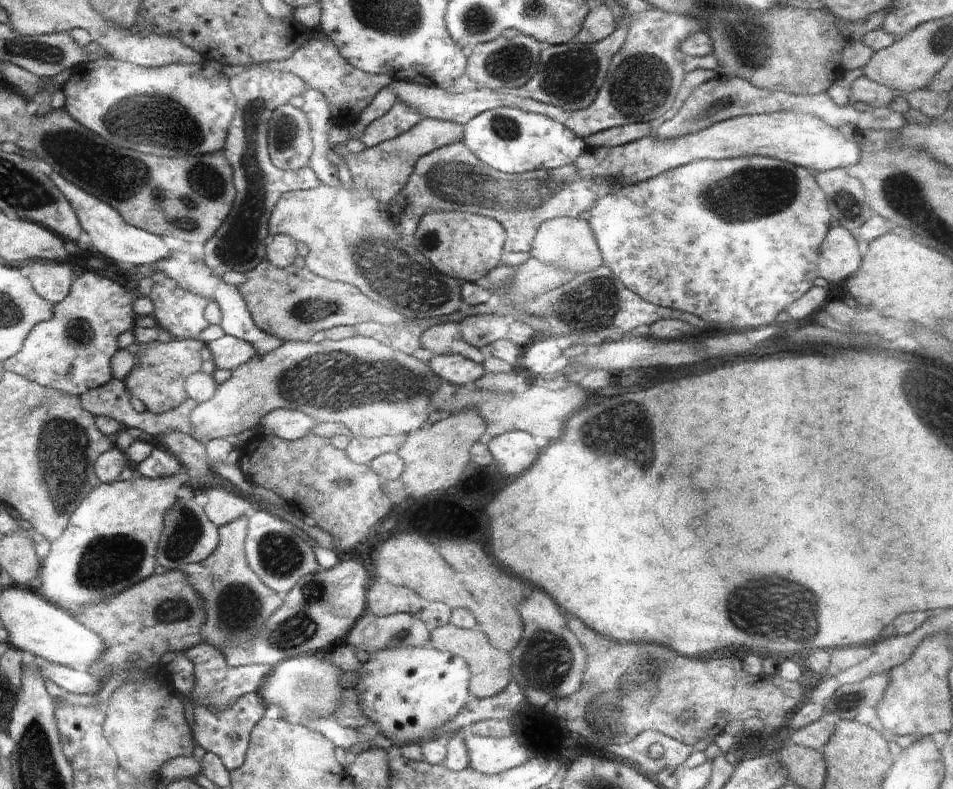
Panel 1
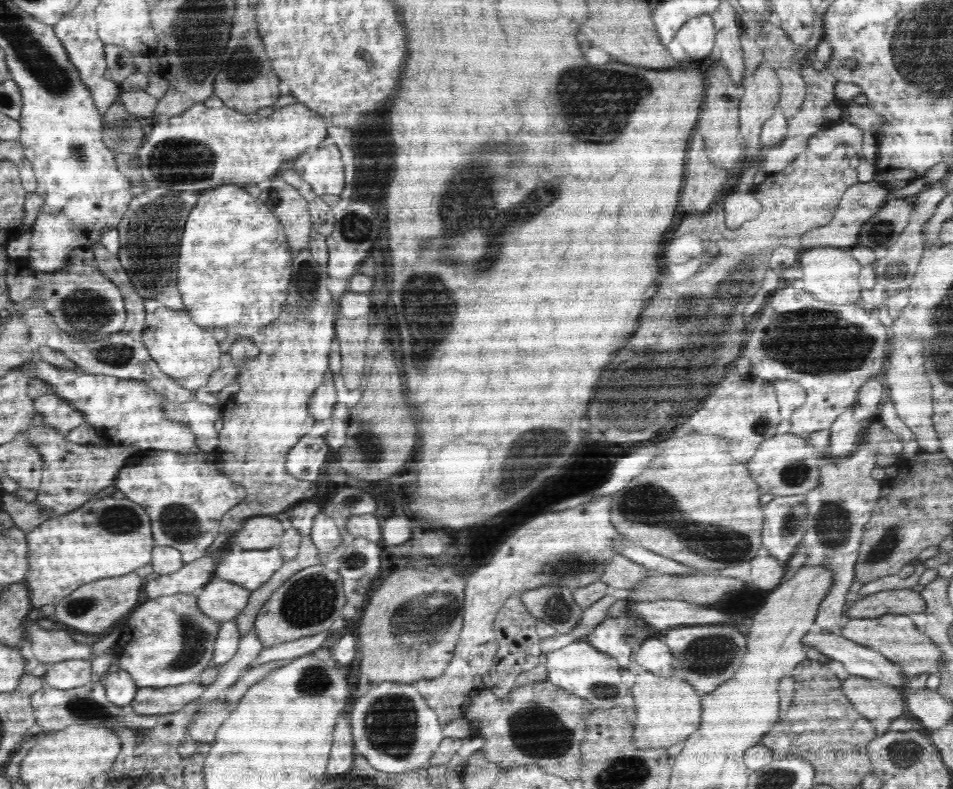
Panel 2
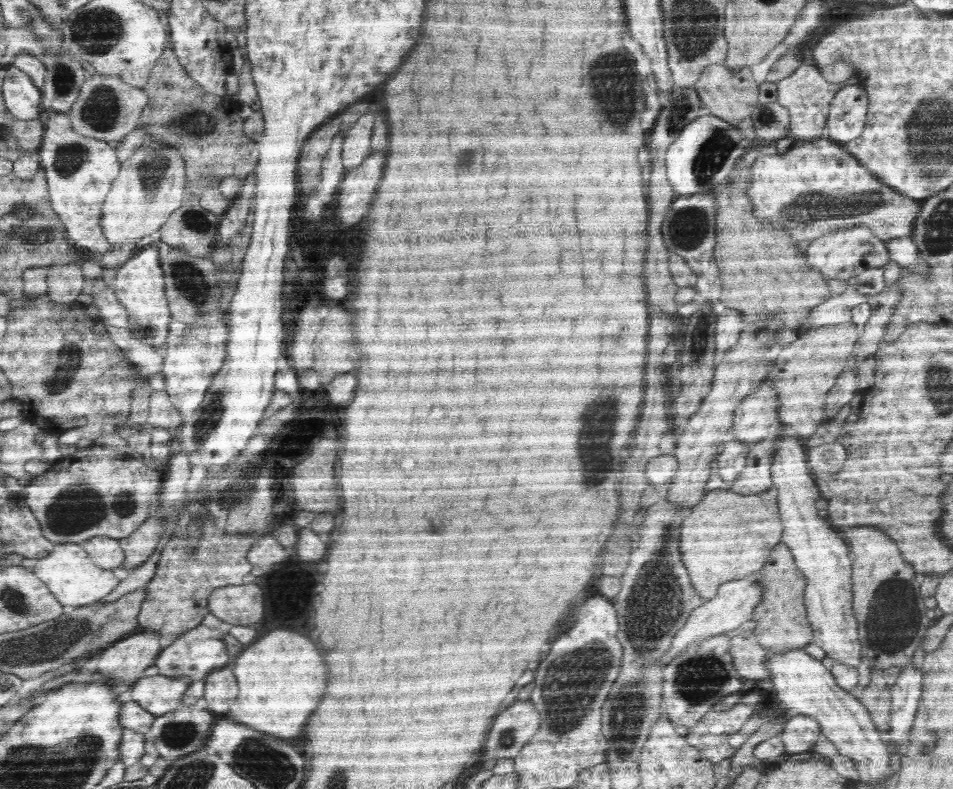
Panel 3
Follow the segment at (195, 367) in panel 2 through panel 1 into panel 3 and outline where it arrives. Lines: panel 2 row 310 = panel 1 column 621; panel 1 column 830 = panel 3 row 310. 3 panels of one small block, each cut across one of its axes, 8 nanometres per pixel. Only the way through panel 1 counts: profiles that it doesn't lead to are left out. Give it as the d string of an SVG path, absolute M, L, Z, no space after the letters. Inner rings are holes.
M149 244L142 249L136 250L130 258L117 267L116 278L114 279L114 292L118 294L120 304L128 310L128 318L130 318L130 328L158 328L158 334L168 330L168 322L170 322L170 312L168 312L168 302L164 296L164 271L160 264L160 253L156 244Z

